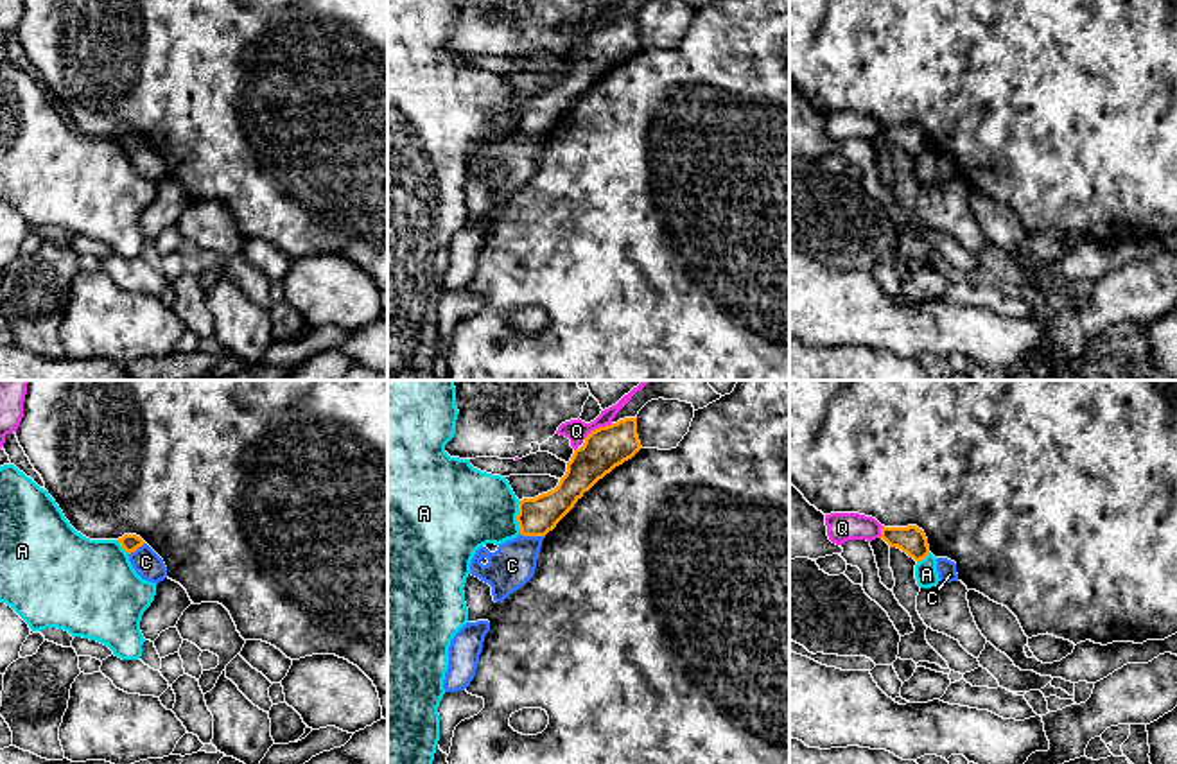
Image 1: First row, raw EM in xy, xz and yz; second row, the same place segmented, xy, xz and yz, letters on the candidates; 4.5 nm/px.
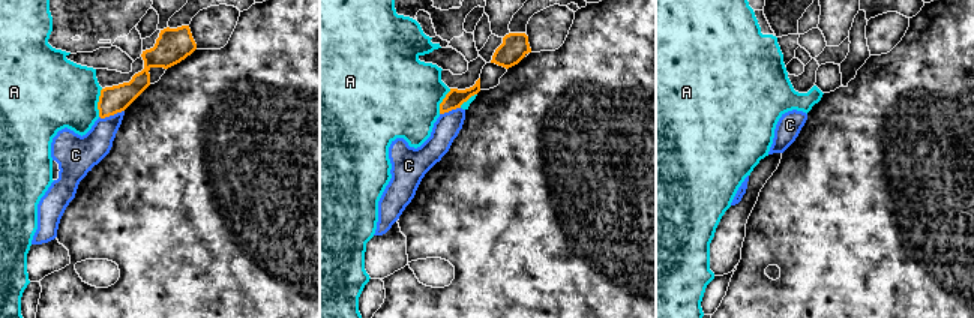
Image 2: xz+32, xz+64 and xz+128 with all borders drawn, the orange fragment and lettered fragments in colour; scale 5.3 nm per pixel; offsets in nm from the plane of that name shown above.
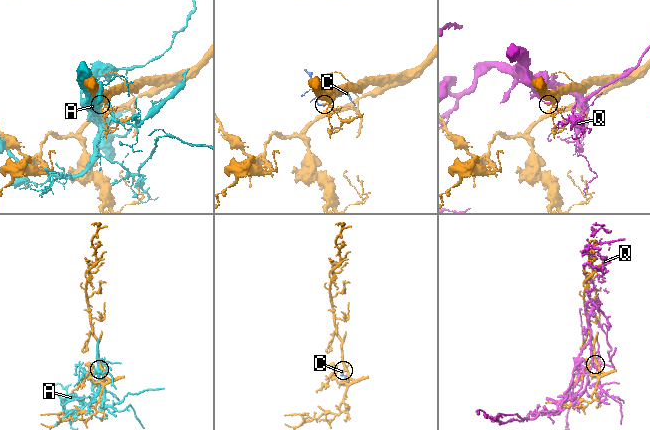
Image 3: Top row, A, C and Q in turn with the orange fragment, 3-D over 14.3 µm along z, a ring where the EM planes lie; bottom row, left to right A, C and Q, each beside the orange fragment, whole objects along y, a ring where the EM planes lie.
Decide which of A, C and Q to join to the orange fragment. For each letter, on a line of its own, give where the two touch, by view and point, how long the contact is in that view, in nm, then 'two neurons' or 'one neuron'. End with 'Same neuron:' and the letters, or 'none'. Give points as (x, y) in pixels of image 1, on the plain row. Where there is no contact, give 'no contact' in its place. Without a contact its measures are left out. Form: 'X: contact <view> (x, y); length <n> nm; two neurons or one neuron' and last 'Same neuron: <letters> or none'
A: contact xz (517, 115); length 150 nm; two neurons
C: contact xz (533, 133); length 110 nm; two neurons
Q: contact xz (600, 26); length 150 nm; two neurons
Same neuron: none

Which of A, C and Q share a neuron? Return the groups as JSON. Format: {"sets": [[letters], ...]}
{"sets": [["A"], ["C"], ["Q"]]}

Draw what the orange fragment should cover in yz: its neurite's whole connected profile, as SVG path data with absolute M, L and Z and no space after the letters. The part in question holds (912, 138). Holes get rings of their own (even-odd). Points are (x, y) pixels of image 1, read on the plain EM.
M917 124L908 126L881 126L881 135L890 145L897 145L915 160L929 152L928 136Z

